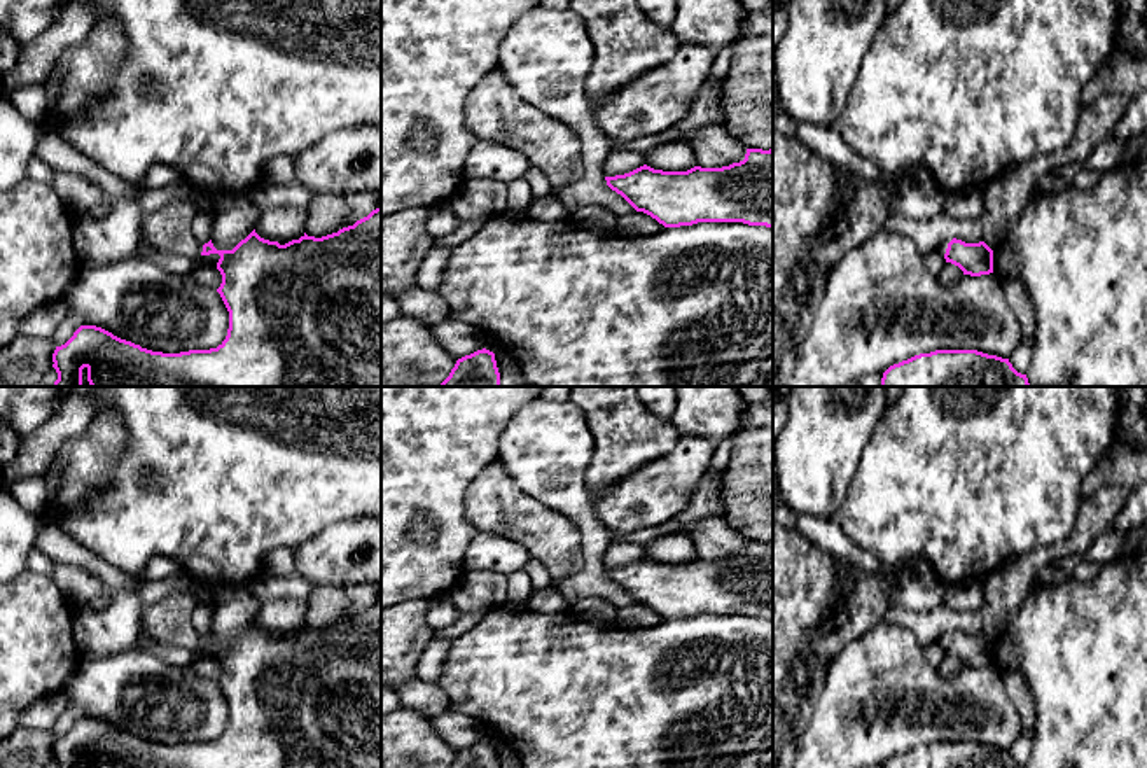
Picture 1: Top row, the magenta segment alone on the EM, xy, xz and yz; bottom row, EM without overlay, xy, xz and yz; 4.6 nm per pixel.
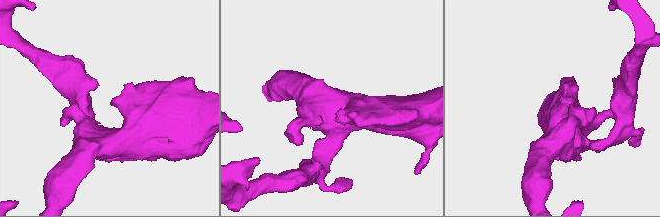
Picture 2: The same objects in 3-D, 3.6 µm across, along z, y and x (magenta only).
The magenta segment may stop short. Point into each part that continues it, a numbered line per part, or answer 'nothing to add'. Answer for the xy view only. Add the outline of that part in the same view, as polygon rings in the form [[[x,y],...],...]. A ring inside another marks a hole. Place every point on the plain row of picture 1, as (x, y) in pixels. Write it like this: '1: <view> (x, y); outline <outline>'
1: xy (168, 621); outline [[[185,586],[180,595],[163,598],[138,619],[138,630],[163,646],[182,649],[201,647],[203,637],[192,626],[192,612],[203,605],[203,600]]]

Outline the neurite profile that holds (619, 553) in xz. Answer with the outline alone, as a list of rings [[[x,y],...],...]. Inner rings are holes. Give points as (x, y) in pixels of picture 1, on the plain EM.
[[[612,541],[605,551],[605,569],[629,565],[645,556],[645,546],[626,541]]]

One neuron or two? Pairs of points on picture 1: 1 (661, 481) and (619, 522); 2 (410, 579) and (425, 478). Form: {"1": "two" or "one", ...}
{"1": "one", "2": "one"}

